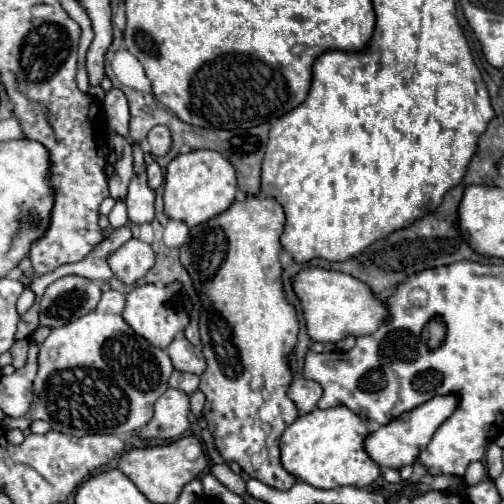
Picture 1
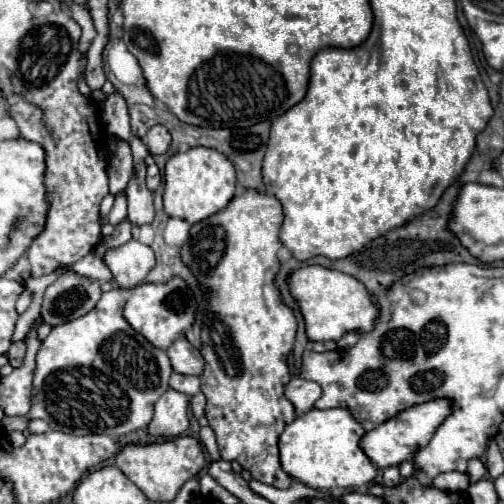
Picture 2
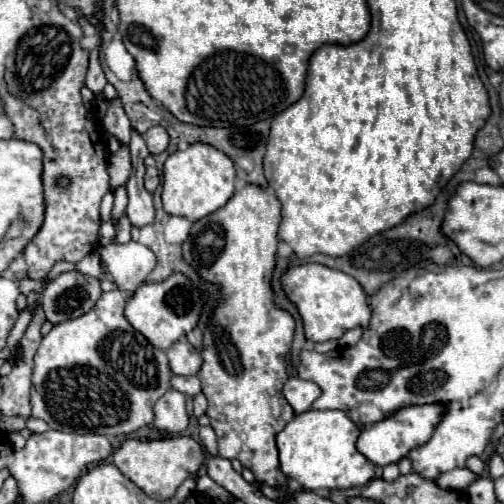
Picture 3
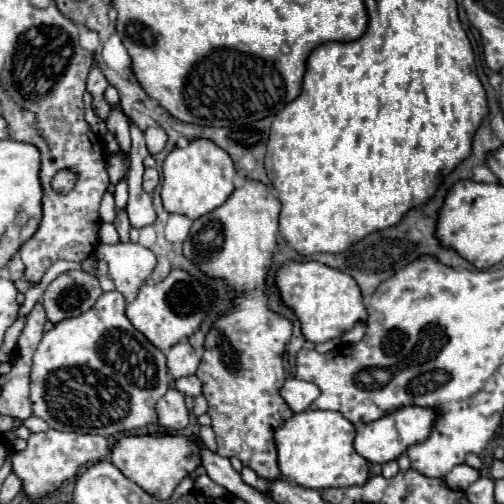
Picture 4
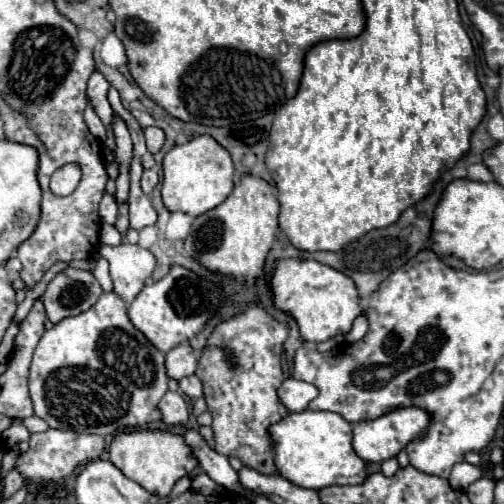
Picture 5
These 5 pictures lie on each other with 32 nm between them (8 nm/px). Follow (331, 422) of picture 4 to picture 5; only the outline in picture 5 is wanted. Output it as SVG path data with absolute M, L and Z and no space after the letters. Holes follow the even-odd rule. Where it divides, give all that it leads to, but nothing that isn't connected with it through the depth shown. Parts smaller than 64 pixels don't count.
M314 410L292 412L282 422L270 426L270 436L272 436L272 446L274 446L274 454L276 454L276 468L278 468L280 476L296 486L322 490L326 486L362 484L368 476L366 462L352 448L352 426L336 412L314 412Z

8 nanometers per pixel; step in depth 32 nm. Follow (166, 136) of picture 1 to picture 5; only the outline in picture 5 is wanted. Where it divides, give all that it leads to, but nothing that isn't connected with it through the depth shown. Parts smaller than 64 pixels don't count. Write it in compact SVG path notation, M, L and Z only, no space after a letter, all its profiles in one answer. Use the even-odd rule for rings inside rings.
M146 128L144 130L144 136L146 136L146 146L148 146L148 152L150 154L156 154L160 152L162 144L164 144L164 130L162 128Z

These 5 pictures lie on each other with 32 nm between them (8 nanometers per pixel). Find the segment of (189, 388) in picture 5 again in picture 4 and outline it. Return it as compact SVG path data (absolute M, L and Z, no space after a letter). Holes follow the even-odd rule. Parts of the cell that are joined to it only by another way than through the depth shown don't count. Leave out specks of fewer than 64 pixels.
M196 376L176 378L176 380L174 380L174 386L176 386L176 390L180 390L182 394L186 394L186 396L192 396L192 398L202 394L202 384L200 384L200 380L198 380Z

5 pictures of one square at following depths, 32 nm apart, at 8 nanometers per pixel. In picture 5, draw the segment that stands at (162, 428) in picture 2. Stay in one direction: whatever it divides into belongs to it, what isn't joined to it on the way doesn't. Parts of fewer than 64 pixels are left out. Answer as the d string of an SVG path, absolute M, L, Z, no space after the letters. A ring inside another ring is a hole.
M166 392L158 404L162 422L166 426L186 426L188 422L188 406L180 392Z

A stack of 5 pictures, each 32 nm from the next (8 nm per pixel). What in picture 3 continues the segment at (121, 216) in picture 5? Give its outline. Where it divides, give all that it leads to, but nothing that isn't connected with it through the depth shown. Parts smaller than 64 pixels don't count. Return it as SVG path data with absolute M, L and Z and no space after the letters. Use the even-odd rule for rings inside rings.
M122 216L118 222L116 222L116 238L114 238L114 244L124 244L124 242L130 242L130 220L126 216Z

